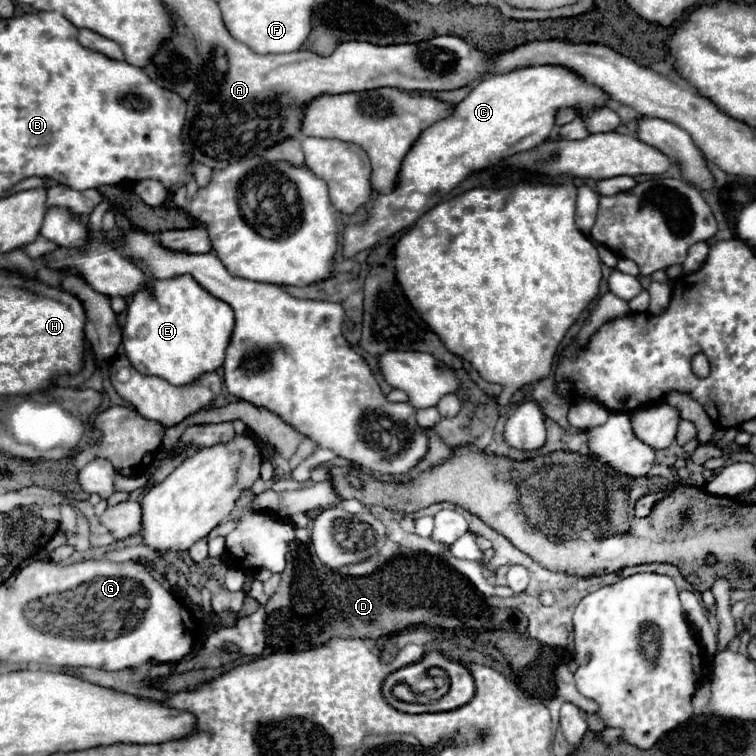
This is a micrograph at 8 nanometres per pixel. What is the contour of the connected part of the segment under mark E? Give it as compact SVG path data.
M178 275L170 279L152 279L150 285L140 289L126 309L126 323L122 329L124 353L140 373L164 377L172 385L192 383L200 373L216 371L224 363L224 353L234 329L234 313L228 303L210 295L192 275Z

